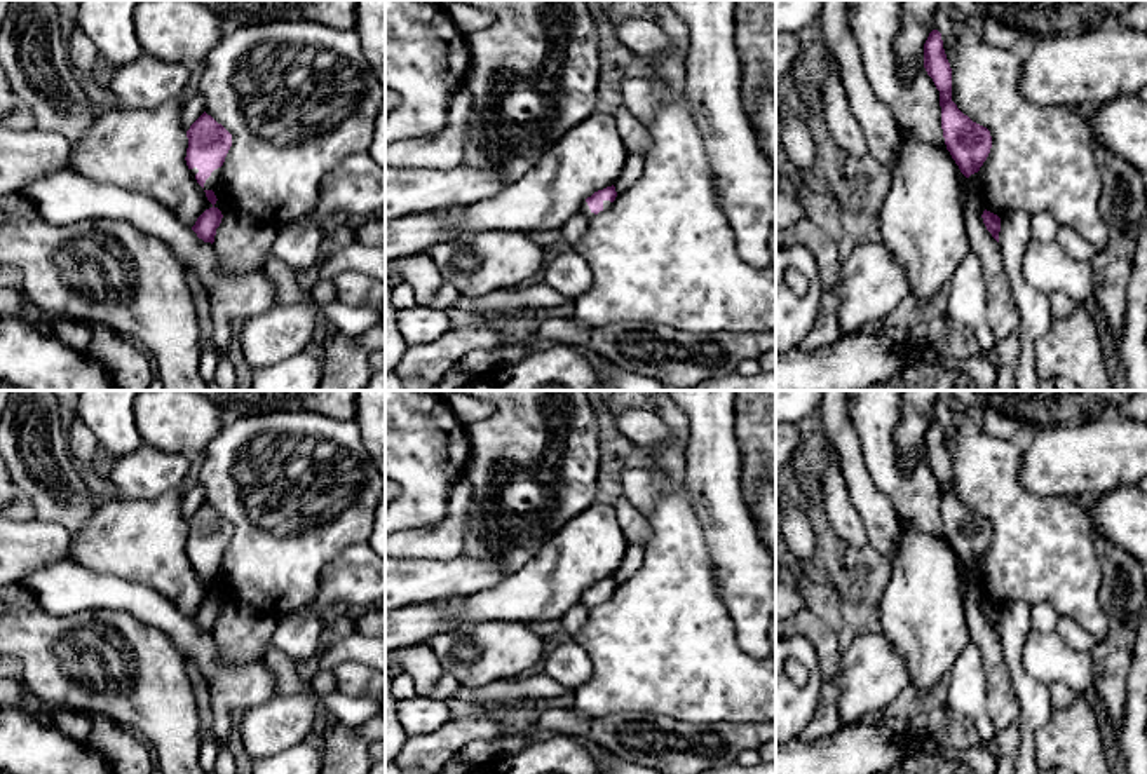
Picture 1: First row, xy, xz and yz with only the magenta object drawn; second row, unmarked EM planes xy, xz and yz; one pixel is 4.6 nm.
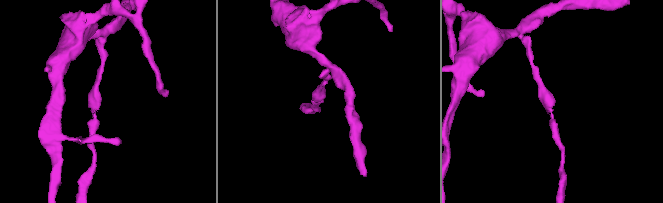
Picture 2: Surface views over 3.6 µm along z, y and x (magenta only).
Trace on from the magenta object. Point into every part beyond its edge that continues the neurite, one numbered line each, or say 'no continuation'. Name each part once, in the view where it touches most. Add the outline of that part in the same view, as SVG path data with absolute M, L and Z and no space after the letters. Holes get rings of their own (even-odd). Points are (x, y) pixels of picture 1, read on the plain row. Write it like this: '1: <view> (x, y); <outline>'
1: xy (213, 572); M221 558L214 560L204 574L204 580L213 580L216 589L221 587L221 567L220 567L220 563L221 563Z

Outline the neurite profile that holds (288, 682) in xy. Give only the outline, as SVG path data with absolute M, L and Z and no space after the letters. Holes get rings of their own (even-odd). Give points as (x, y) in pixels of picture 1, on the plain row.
M268 645L268 648L265 650L265 662L272 669L277 682L277 690L274 697L289 697L314 692L312 685L309 682L303 682L296 675L295 661L274 645Z

